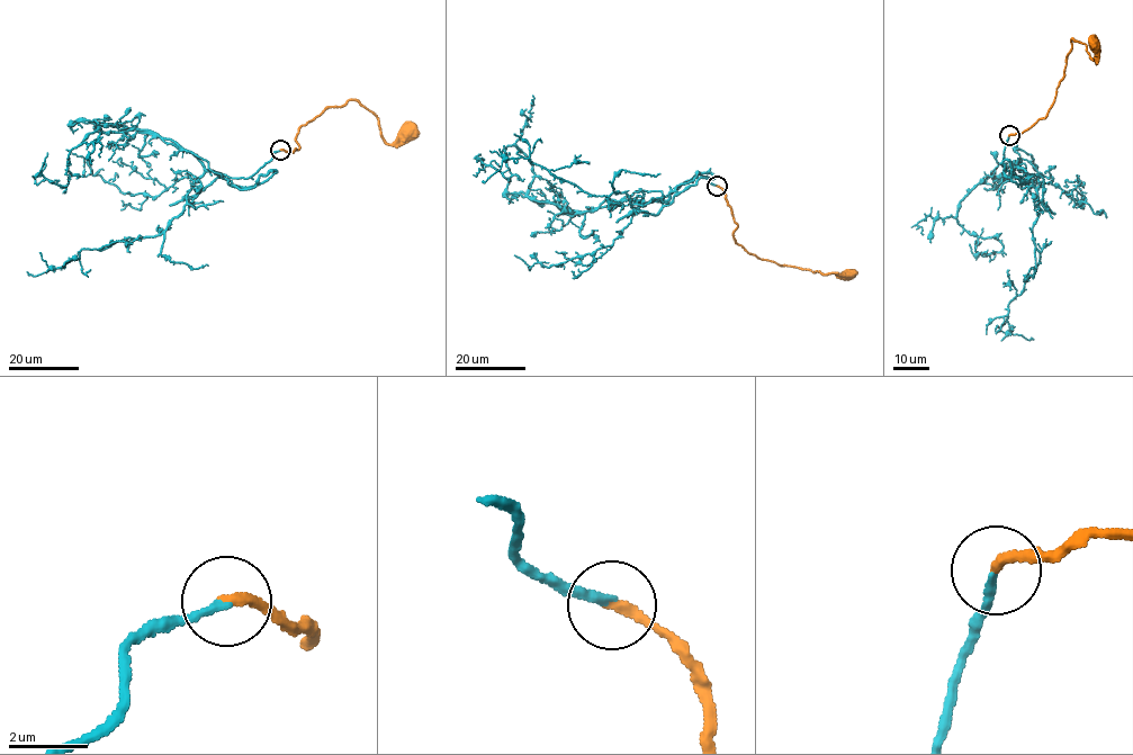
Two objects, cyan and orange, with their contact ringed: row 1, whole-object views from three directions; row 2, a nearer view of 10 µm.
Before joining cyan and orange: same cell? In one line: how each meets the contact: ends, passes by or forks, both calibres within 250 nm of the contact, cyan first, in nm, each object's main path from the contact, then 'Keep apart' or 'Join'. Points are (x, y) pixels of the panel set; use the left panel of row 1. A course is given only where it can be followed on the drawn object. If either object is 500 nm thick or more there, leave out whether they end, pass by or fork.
At the ring cyan ends. At the ring orange ends. Thickness 200 nm (cyan) against 240 nm. Course of cyan: (281, 150), (234, 178), (149, 131), (101, 132), (95, 119), (64, 187), (41, 171), (47, 152). Course of orange: (281, 150), (299, 149), (298, 129), (349, 100), (372, 111), (387, 143), (408, 134). Join

